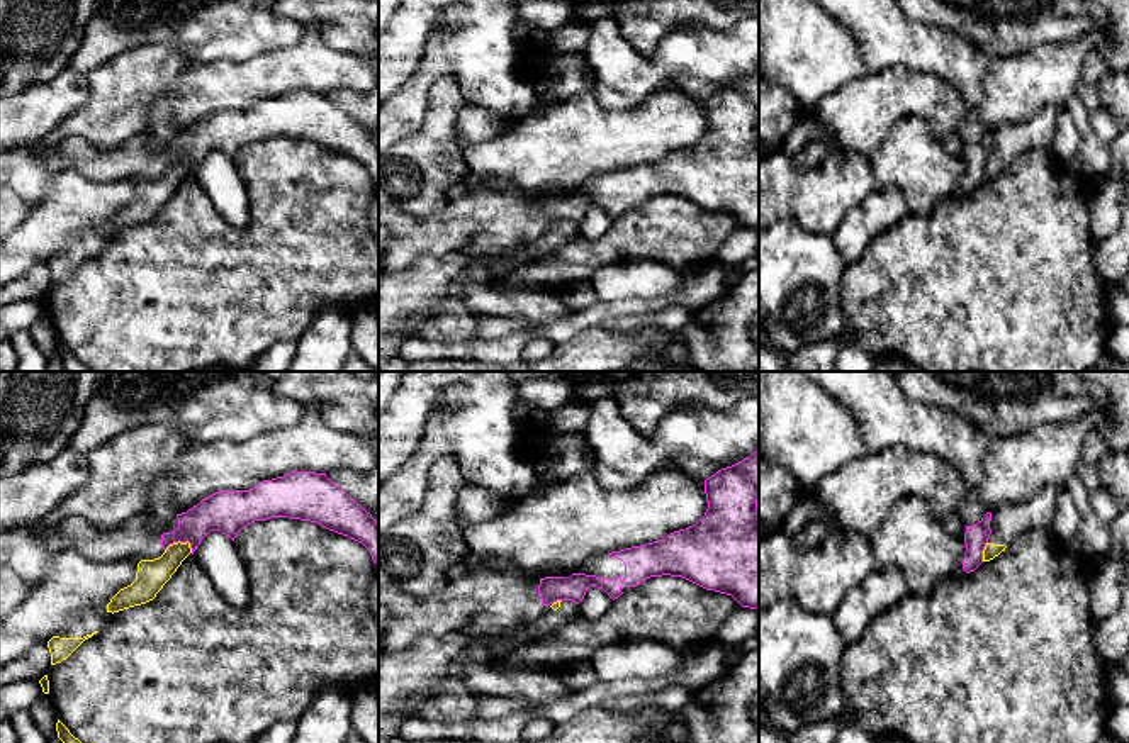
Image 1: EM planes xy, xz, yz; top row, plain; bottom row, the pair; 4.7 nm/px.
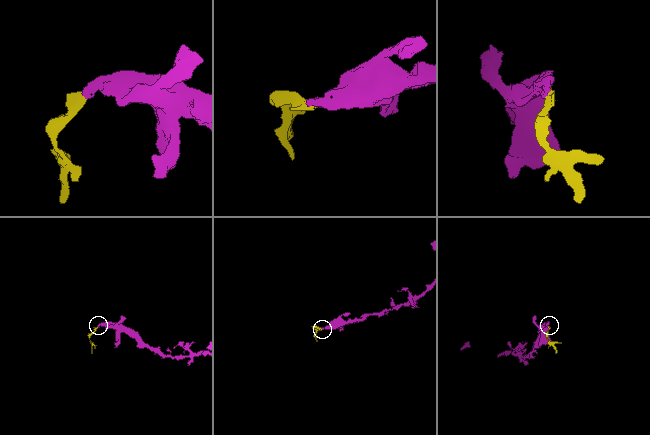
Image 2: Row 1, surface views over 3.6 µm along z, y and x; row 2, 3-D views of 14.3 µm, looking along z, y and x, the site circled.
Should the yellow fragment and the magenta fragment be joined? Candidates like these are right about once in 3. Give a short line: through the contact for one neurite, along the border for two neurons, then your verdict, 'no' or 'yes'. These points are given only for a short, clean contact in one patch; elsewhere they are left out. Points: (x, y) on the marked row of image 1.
xy (192, 548), (187, 541), (174, 541), (165, 550) | no

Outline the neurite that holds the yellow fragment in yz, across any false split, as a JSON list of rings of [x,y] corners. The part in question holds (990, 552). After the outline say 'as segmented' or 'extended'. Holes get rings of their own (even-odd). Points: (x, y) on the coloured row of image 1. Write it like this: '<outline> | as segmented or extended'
[[[1046,487],[1025,502],[998,506],[991,511],[993,531],[983,550],[983,561],[998,556],[1020,534],[1031,529],[1049,529],[1056,509],[1056,487]]] | extended

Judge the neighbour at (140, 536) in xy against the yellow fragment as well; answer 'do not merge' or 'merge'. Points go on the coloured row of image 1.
do not merge

